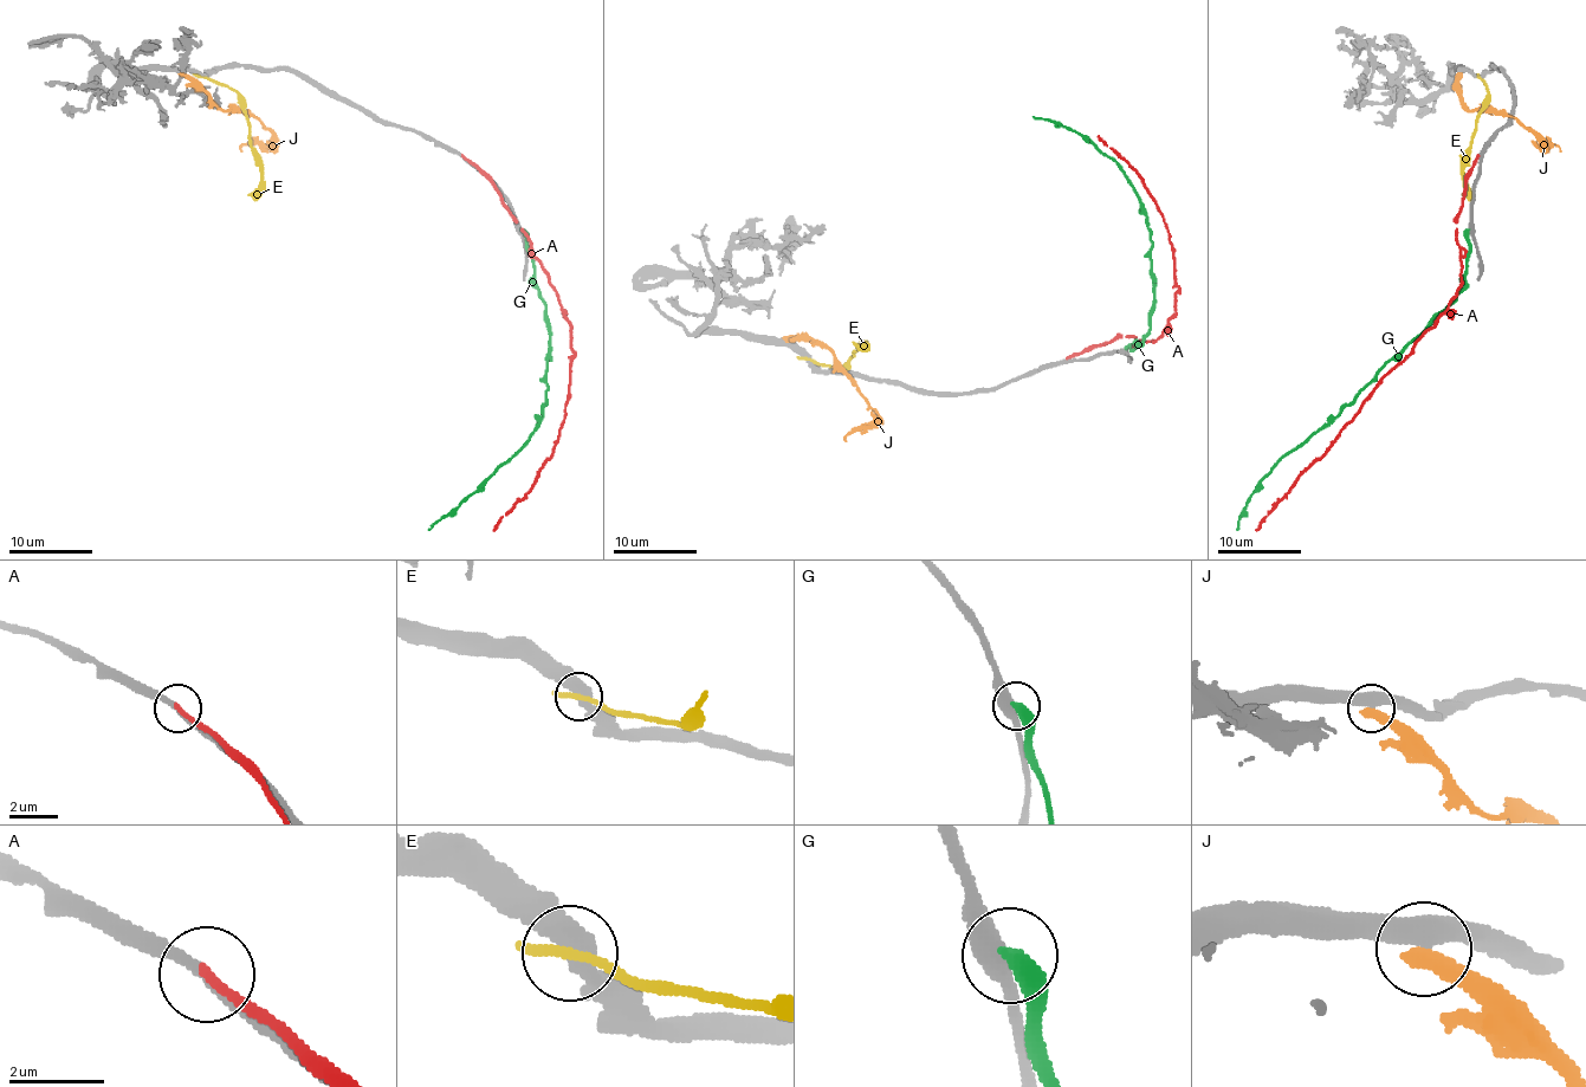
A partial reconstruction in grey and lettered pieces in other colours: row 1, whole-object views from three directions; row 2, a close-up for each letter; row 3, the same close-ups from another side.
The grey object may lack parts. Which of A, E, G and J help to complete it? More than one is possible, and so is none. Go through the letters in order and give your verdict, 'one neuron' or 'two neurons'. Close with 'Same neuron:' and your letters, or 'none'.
A: two neurons
E: two neurons
G: two neurons
J: two neurons
Same neuron: none

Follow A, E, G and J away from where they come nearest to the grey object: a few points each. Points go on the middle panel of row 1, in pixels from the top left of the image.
A: (1068, 358), (1122, 337), (1153, 341), (1176, 312), (1175, 247), (1164, 218), (1139, 174), (1099, 135)
E: (807, 358), (842, 367), (859, 349)
G: (1126, 348), (1134, 349), (1148, 331), (1153, 272), (1151, 233), (1145, 208), (1113, 160), (1074, 130), (1033, 116)
J: (787, 340), (817, 340), (875, 414), (869, 427), (855, 427), (847, 435), (847, 441)

